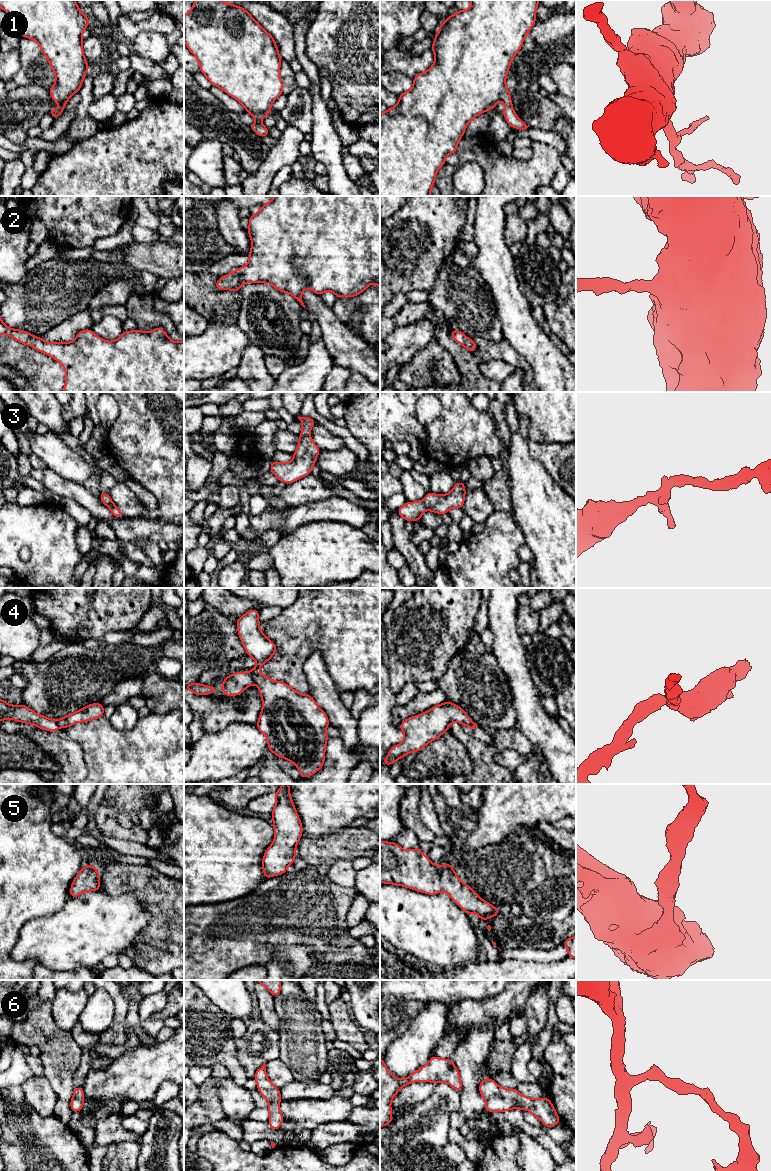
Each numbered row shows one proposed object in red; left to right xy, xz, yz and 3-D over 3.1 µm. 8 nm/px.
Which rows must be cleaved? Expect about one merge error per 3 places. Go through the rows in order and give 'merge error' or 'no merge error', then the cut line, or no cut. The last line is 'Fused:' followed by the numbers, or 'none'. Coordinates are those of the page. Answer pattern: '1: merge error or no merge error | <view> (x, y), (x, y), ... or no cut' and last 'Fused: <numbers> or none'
1: no merge error | no cut
2: no merge error | no cut
3: no merge error | no cut
4: merge error | xz (250, 671), (255, 682)
5: no merge error | no cut
6: no merge error | no cut
Fused: 4

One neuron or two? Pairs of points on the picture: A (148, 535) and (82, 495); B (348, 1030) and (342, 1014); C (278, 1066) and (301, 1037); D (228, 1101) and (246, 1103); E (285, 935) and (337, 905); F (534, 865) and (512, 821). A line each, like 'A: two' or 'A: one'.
A: one
B: one
C: two
D: one
E: one
F: two

